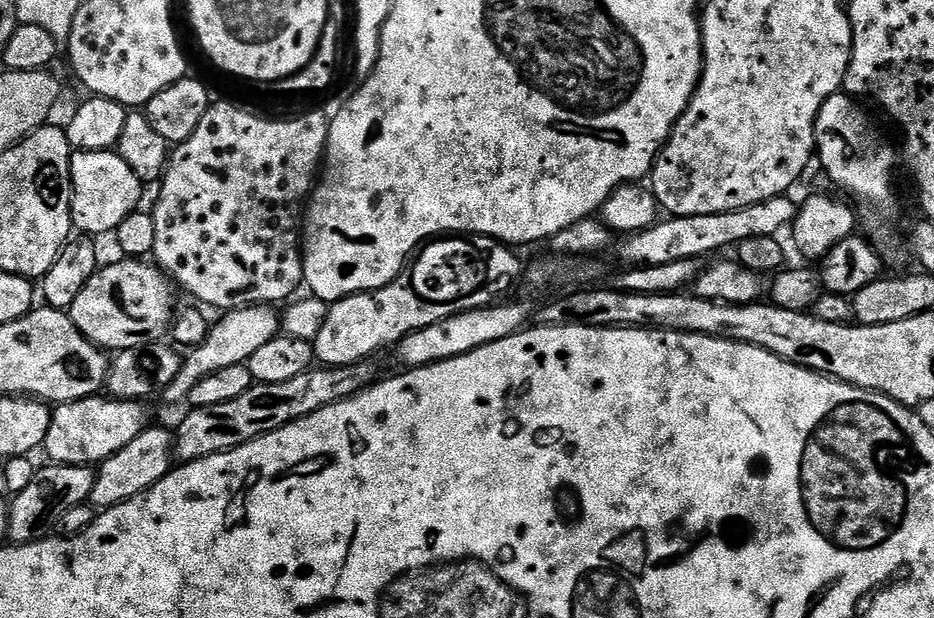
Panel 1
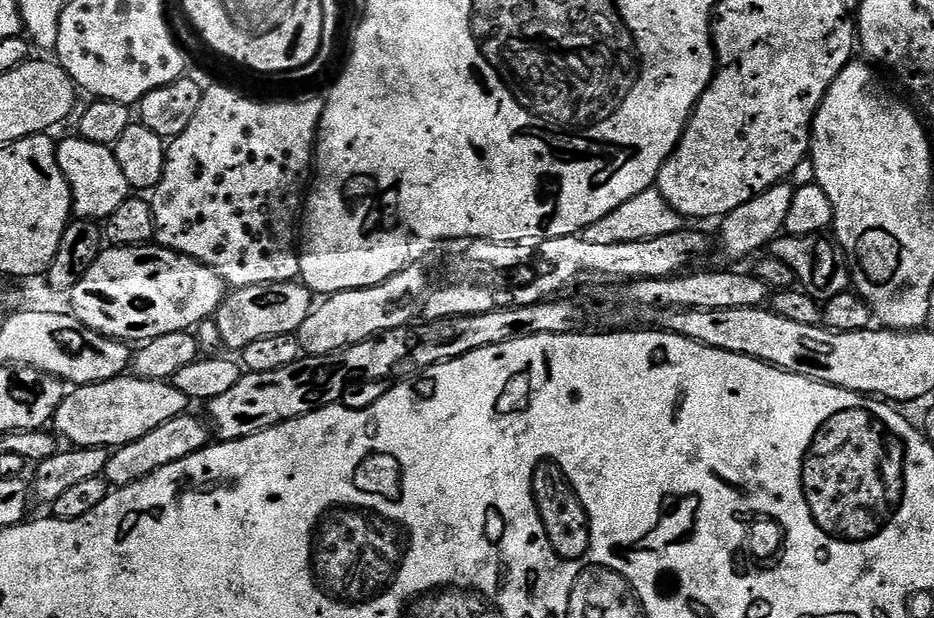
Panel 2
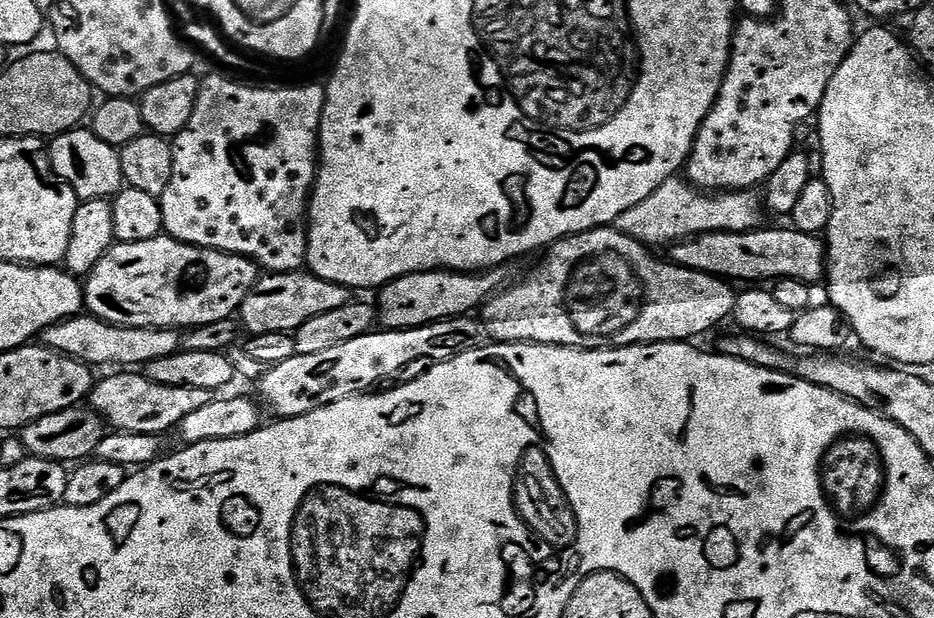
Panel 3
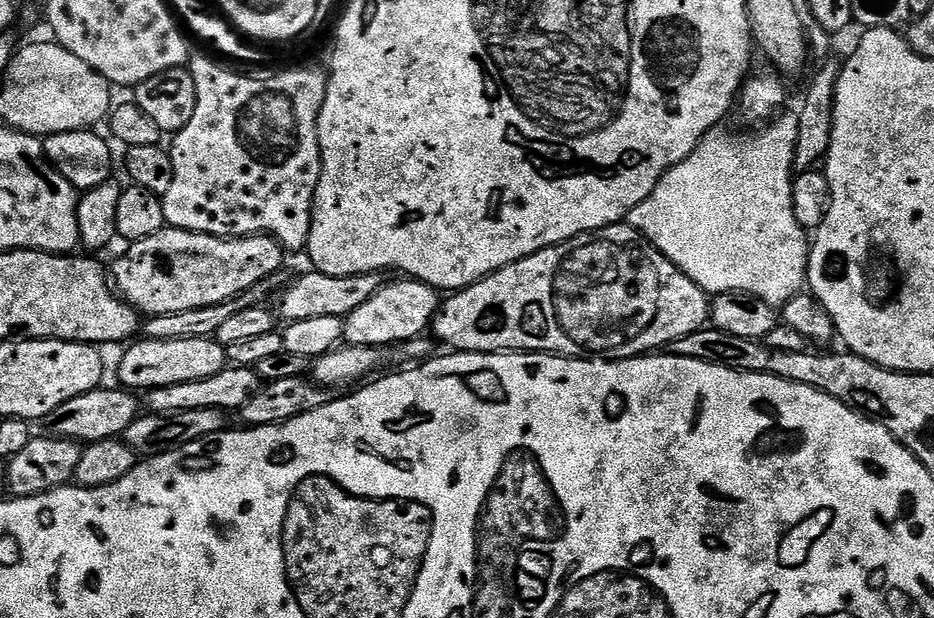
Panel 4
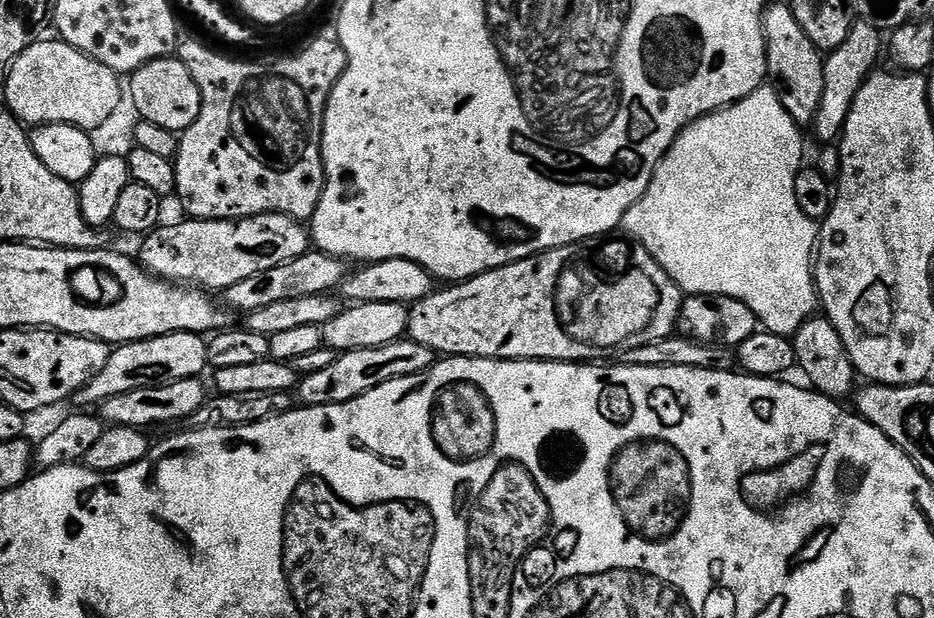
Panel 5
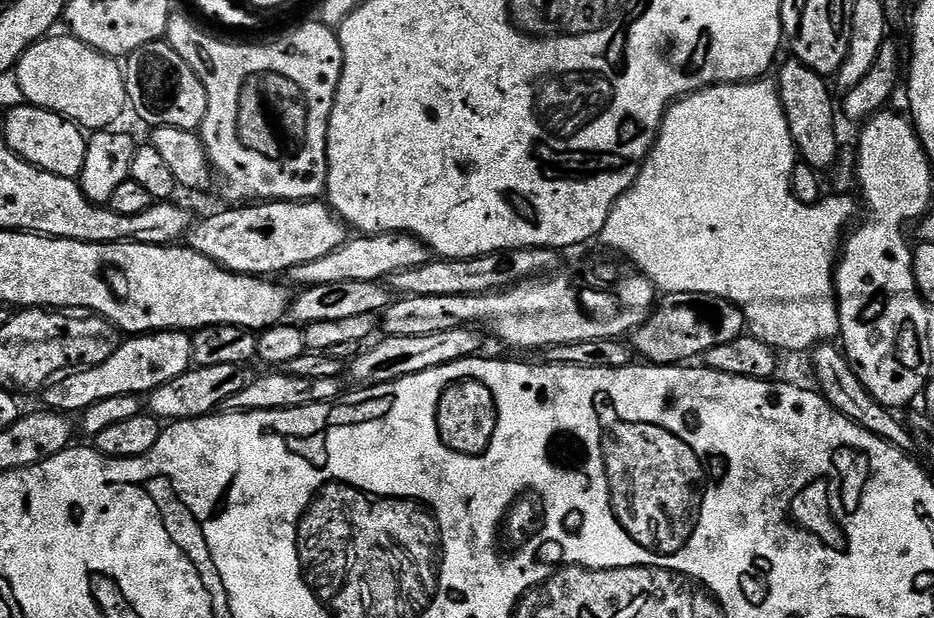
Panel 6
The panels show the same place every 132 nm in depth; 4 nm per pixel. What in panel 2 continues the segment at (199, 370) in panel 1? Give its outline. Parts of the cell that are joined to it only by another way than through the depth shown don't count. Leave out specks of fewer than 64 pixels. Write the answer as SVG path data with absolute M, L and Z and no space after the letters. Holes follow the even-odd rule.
M287 280L281 284L259 284L229 291L214 319L225 347L228 350L242 350L250 346L250 342L258 342L258 338L299 333L302 322L306 322L313 307L313 292L303 283Z

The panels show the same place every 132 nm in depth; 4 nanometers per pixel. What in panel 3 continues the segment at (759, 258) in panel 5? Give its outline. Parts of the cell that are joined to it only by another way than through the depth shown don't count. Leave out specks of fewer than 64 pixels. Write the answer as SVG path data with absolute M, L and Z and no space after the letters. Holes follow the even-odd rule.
M673 178L667 180L654 194L650 194L650 198L646 198L641 204L618 217L615 227L630 238L649 246L657 246L656 244L668 246L673 242L686 240L690 236L701 236L704 232L750 232L762 224L760 220L762 200L756 195L757 193L752 190L701 194L683 179Z

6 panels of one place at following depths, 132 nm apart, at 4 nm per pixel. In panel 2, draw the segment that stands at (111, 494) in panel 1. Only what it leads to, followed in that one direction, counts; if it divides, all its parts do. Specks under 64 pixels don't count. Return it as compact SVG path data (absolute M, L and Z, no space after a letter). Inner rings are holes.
M185 414L178 418L170 418L170 422L162 422L162 426L150 430L150 434L142 434L134 442L115 449L108 457L108 465L104 471L104 479L113 489L125 488L158 470L162 466L170 466L172 462L178 462L190 454L200 452L207 448L210 443L210 428L193 414Z

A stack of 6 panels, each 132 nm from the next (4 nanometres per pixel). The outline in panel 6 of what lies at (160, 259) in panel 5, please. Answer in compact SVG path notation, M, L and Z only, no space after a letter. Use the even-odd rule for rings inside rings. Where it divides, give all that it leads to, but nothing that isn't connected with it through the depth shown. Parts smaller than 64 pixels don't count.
M277 200L275 202L256 202L251 206L228 206L225 212L216 212L205 220L191 225L186 233L187 247L198 254L210 258L222 268L232 272L240 272L244 276L272 278L280 272L287 273L294 266L302 266L302 262L314 262L314 258L326 258L338 246L349 239L350 232L343 220L324 202L293 202Z

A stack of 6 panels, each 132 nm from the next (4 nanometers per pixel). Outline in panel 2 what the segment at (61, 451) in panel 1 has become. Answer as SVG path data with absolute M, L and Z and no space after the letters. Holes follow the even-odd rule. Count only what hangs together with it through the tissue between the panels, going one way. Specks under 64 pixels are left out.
M125 374L118 378L110 378L97 384L82 384L73 387L65 395L58 406L54 417L54 432L57 437L65 436L73 448L107 448L115 450L142 438L142 434L150 434L162 422L170 422L170 418L178 418L189 411L190 401L182 390L178 390L166 380L144 380L135 374Z

